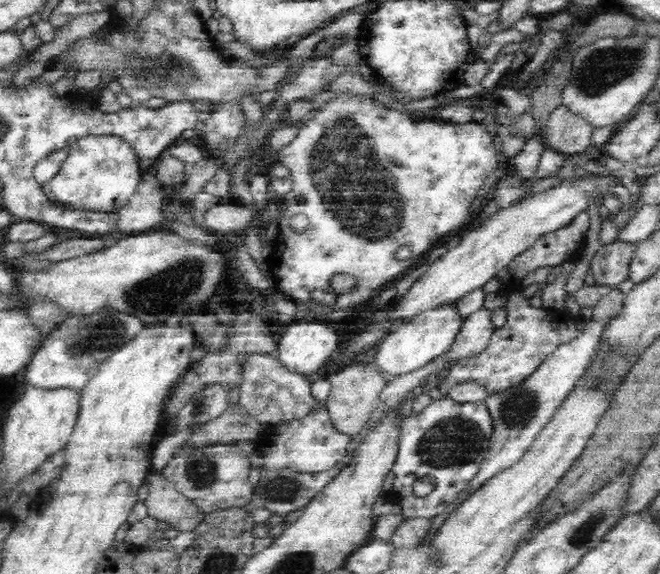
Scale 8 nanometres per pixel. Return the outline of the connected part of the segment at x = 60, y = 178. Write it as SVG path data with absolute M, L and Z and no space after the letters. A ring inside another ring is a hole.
M85 136L73 141L64 164L41 189L46 202L62 211L114 213L138 190L142 169L137 151L121 136Z

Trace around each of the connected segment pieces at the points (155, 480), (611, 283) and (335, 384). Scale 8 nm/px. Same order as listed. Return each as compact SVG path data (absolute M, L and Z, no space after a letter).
M148 467L142 483L148 487L148 496L143 501L148 514L167 521L180 531L192 531L200 522L203 514L191 506L160 471Z
M619 236L594 252L590 270L597 285L616 288L629 278L629 264L637 243Z
M369 364L347 366L339 373L327 376L326 379L330 383L330 390L324 403L327 406L332 427L335 432L352 438L362 431L371 413L377 408L378 396L386 382L382 375L376 373Z

